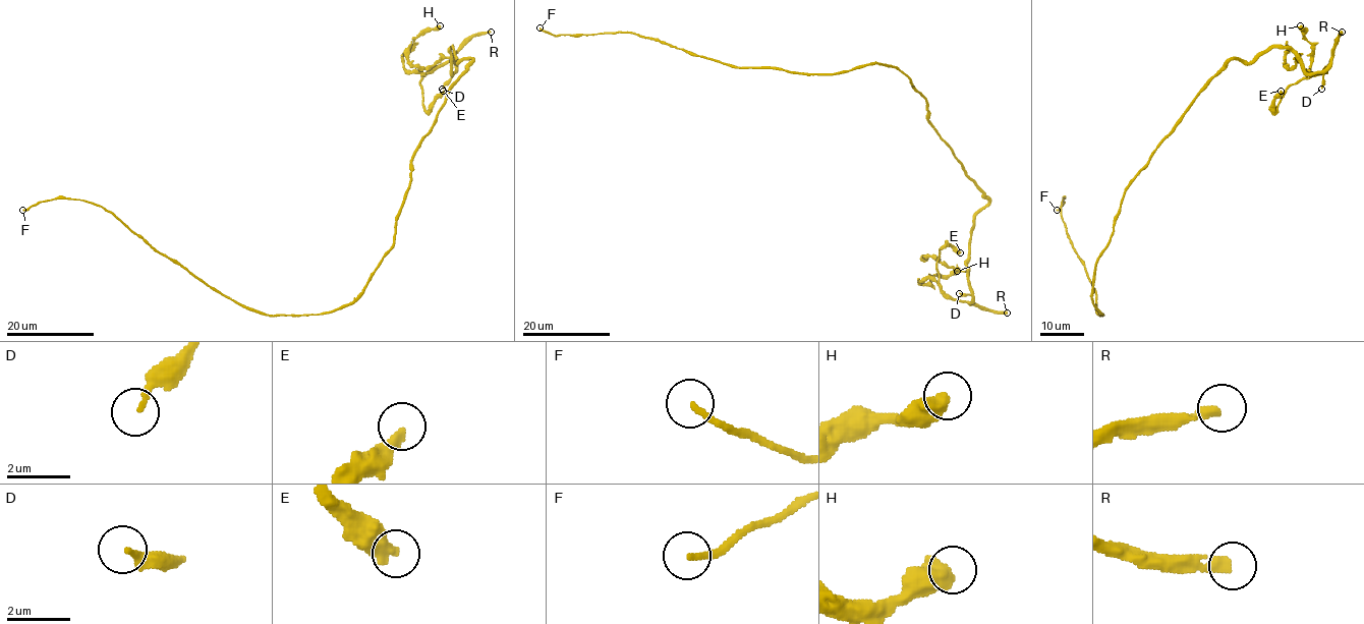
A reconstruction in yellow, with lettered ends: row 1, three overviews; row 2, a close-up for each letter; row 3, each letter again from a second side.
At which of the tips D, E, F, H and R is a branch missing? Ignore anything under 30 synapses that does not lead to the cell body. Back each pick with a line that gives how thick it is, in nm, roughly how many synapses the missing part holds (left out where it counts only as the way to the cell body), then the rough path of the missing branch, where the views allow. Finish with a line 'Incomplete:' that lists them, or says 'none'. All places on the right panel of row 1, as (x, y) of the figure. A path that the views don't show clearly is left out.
R: 320 nm thick; about 200 synapses; missing branch runs (1342, 32), (1336, 17), (1324, 53), (1309, 25), (1292, 20), (1290, 4)
Incomplete: R

